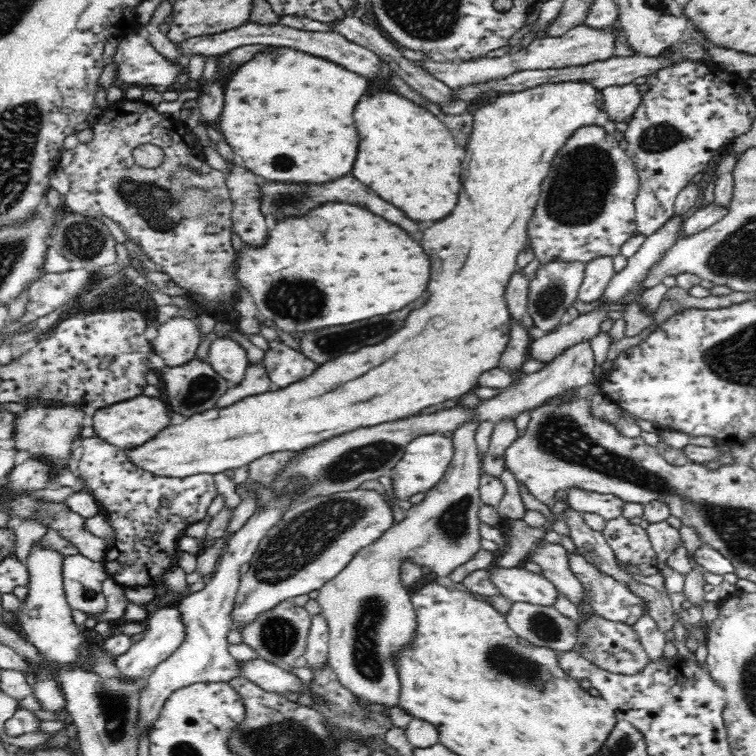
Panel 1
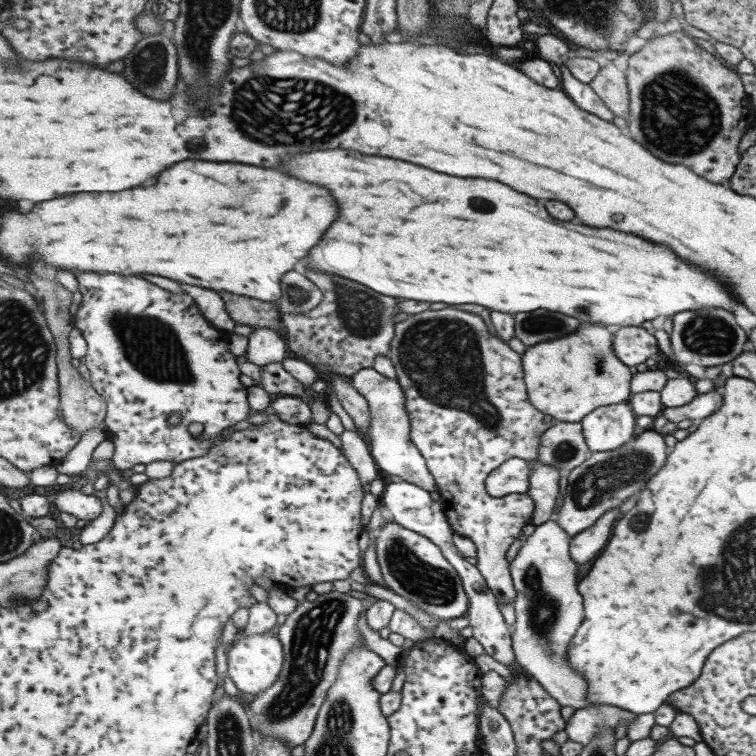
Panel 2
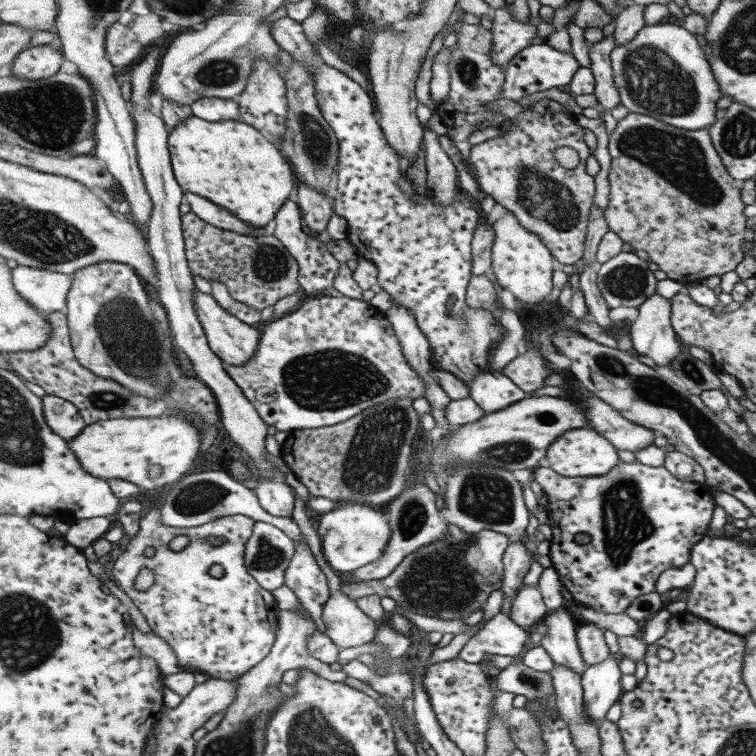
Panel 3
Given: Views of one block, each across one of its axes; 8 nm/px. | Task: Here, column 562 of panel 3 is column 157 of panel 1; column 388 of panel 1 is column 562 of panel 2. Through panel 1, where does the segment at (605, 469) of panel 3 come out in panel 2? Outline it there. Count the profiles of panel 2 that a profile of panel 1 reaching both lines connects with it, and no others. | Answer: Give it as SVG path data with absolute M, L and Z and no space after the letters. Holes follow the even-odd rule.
M599 324L577 328L573 334L529 347L523 355L529 398L559 422L580 422L600 406L619 405L629 398L631 372L611 350L613 334Z

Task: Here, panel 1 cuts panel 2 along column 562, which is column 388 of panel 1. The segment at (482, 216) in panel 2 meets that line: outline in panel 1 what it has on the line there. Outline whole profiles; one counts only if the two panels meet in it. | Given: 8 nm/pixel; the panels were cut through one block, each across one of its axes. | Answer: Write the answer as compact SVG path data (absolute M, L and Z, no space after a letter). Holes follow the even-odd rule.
M326 202L302 216L286 215L267 232L262 246L244 243L230 262L230 277L237 288L248 290L256 304L256 320L272 322L272 329L300 337L328 326L344 326L356 320L400 310L420 298L430 280L430 258L422 246L396 224L370 210L348 202Z

